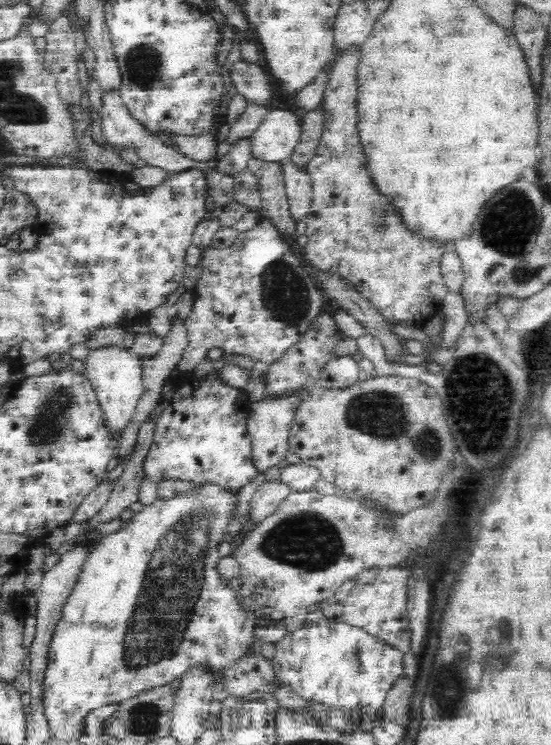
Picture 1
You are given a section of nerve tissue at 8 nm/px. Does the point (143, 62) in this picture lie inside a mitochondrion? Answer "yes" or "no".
yes

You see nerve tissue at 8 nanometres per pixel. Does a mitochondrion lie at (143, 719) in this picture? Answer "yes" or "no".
yes

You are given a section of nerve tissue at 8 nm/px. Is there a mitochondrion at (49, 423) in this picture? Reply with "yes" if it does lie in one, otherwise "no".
yes

